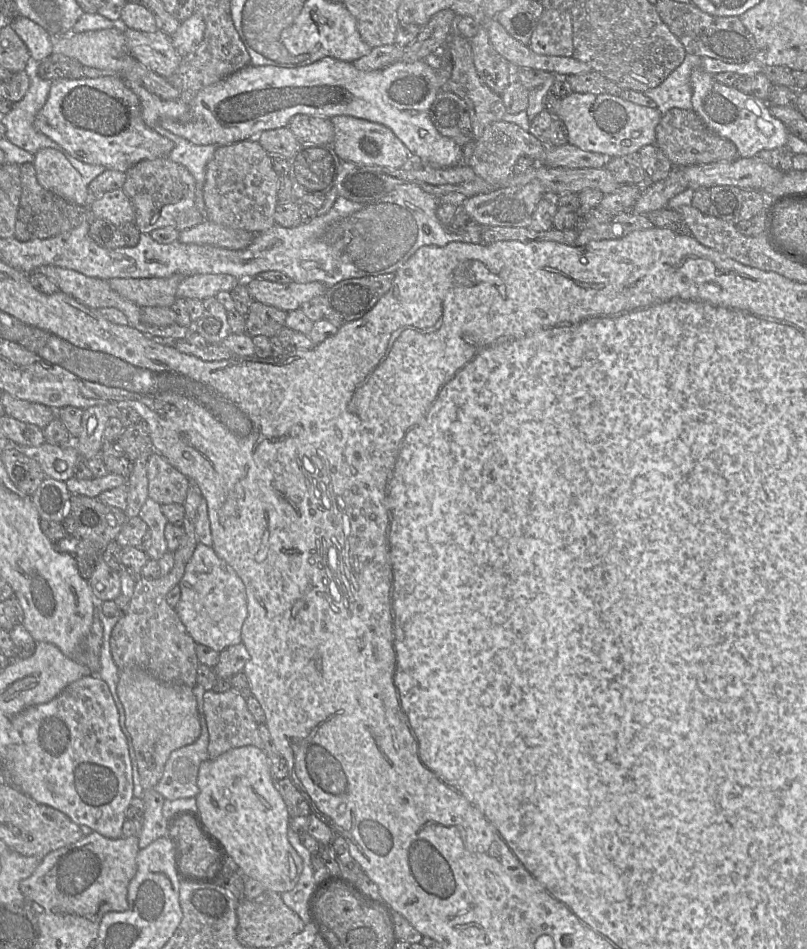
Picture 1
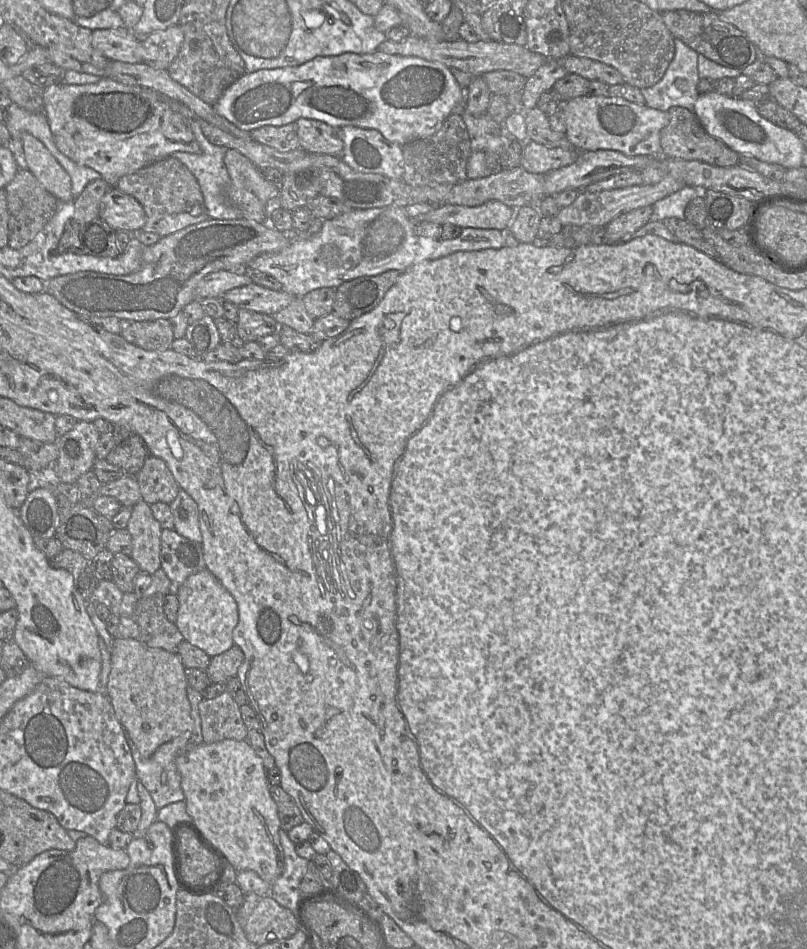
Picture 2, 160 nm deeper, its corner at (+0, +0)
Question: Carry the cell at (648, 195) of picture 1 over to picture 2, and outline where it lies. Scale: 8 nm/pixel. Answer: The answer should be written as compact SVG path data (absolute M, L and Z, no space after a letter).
M652 206L631 210L615 217L605 227L604 243L616 244L630 240L630 236L650 222Z

